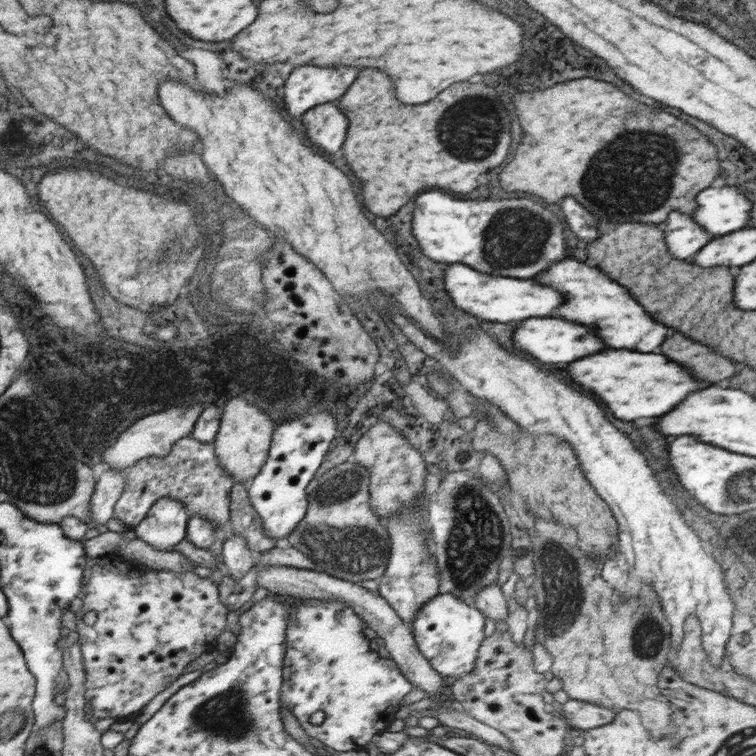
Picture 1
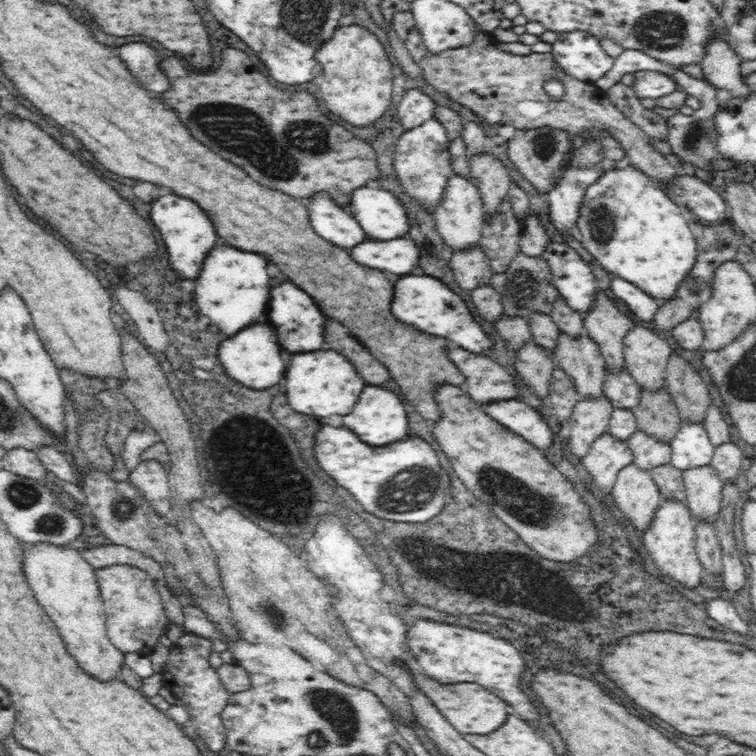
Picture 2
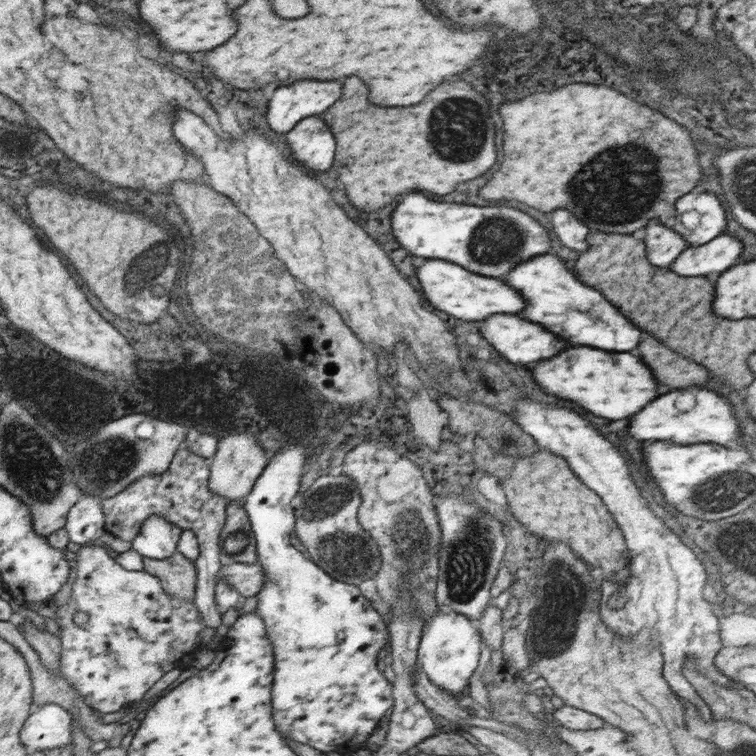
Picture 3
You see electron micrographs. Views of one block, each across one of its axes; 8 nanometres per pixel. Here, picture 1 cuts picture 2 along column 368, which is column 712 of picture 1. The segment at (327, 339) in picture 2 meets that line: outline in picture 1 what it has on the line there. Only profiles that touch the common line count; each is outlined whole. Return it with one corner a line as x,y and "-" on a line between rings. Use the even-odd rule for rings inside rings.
673,331
669,336
666,342
662,342
660,352
668,354
668,358
674,362
680,362
700,382
716,384
732,378
732,375
745,367
742,362
726,358
684,334

